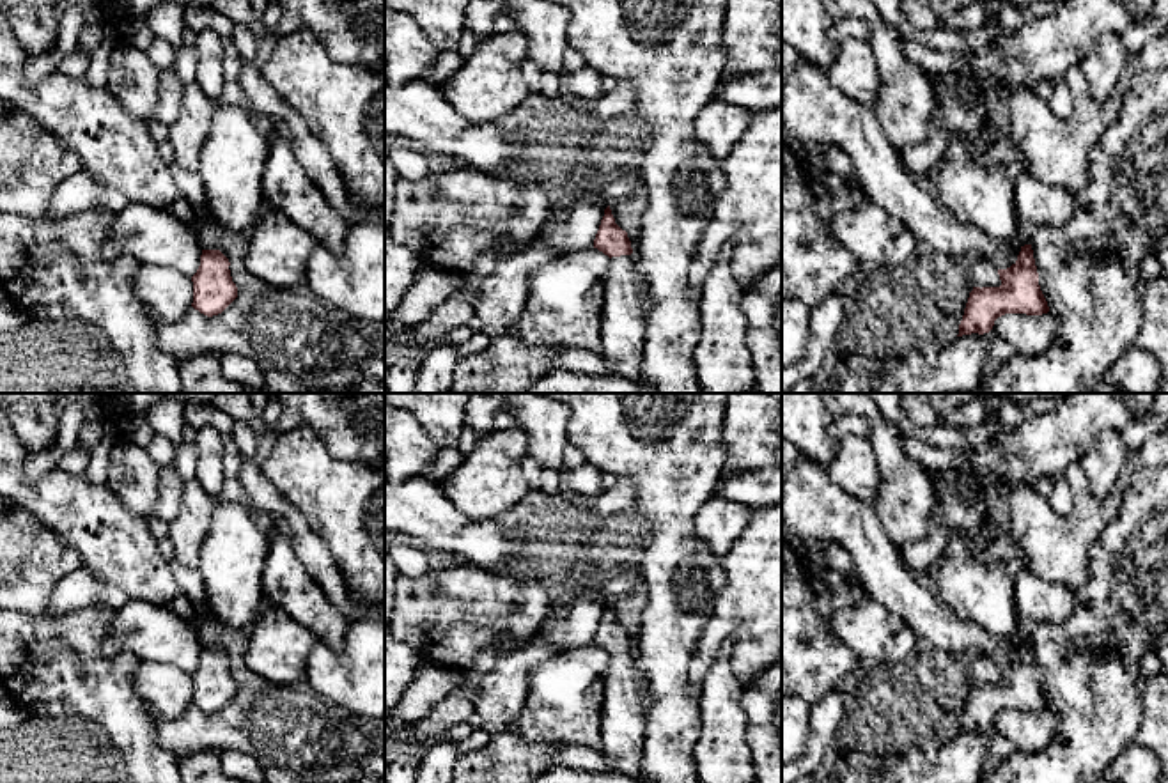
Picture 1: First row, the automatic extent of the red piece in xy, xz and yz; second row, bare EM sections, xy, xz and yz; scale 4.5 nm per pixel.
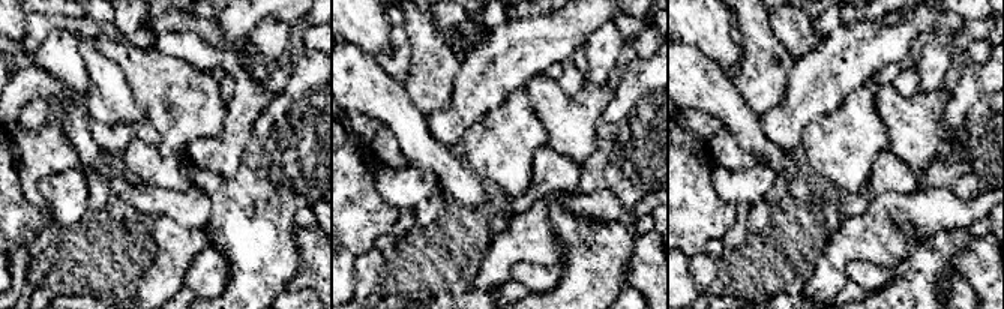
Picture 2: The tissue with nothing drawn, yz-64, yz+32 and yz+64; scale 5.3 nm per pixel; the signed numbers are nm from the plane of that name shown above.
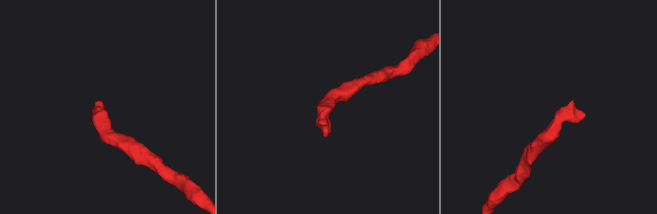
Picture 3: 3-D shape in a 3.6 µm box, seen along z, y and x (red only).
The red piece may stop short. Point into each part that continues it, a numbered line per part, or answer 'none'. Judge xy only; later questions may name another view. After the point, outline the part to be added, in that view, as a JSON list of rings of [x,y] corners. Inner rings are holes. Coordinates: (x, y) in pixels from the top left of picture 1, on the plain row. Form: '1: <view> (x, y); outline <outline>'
none

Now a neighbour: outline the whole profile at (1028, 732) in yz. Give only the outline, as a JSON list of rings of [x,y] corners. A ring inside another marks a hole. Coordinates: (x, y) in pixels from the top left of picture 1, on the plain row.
[[[1047,709],[1042,712],[1005,710],[994,717],[993,728],[1012,742],[1021,753],[1046,749],[1056,728],[1056,717]]]

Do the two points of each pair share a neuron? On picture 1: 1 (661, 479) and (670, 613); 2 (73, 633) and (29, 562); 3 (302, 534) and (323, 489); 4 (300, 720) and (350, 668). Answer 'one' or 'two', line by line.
1: one
2: two
3: two
4: two

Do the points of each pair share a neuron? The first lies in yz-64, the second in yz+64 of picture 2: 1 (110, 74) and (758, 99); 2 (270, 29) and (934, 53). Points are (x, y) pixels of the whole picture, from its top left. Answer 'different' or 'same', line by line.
1: same
2: same

